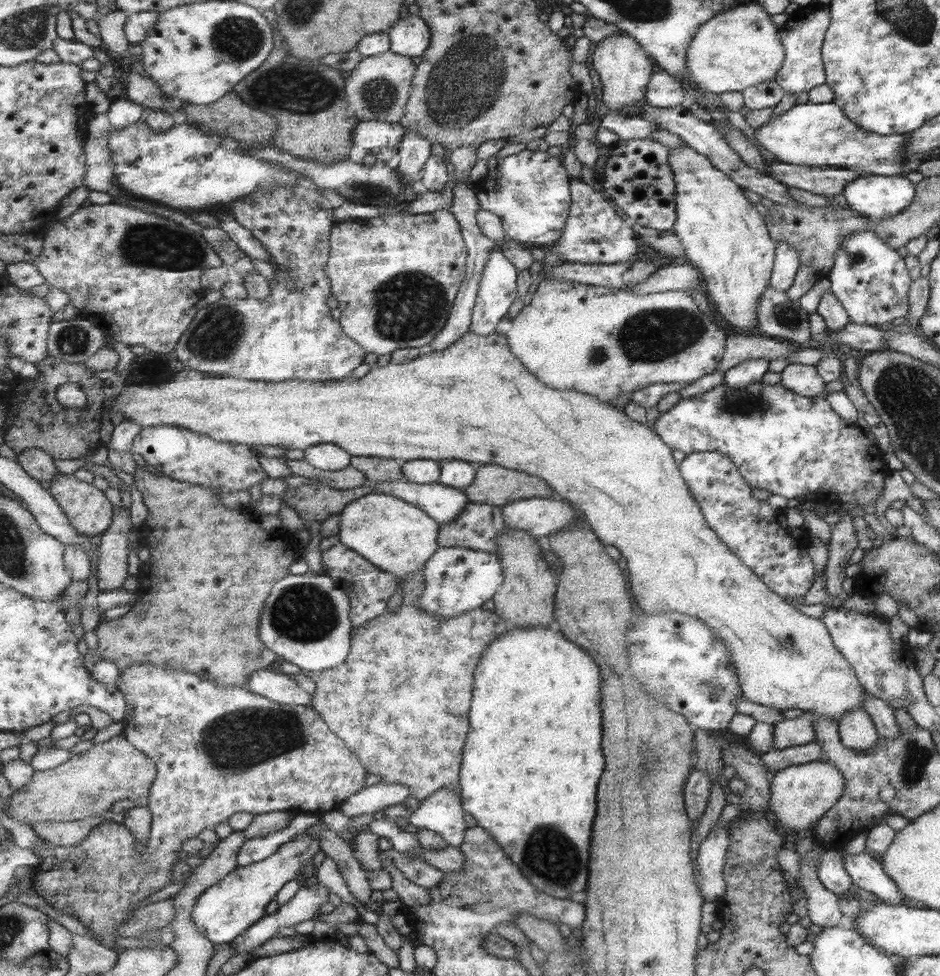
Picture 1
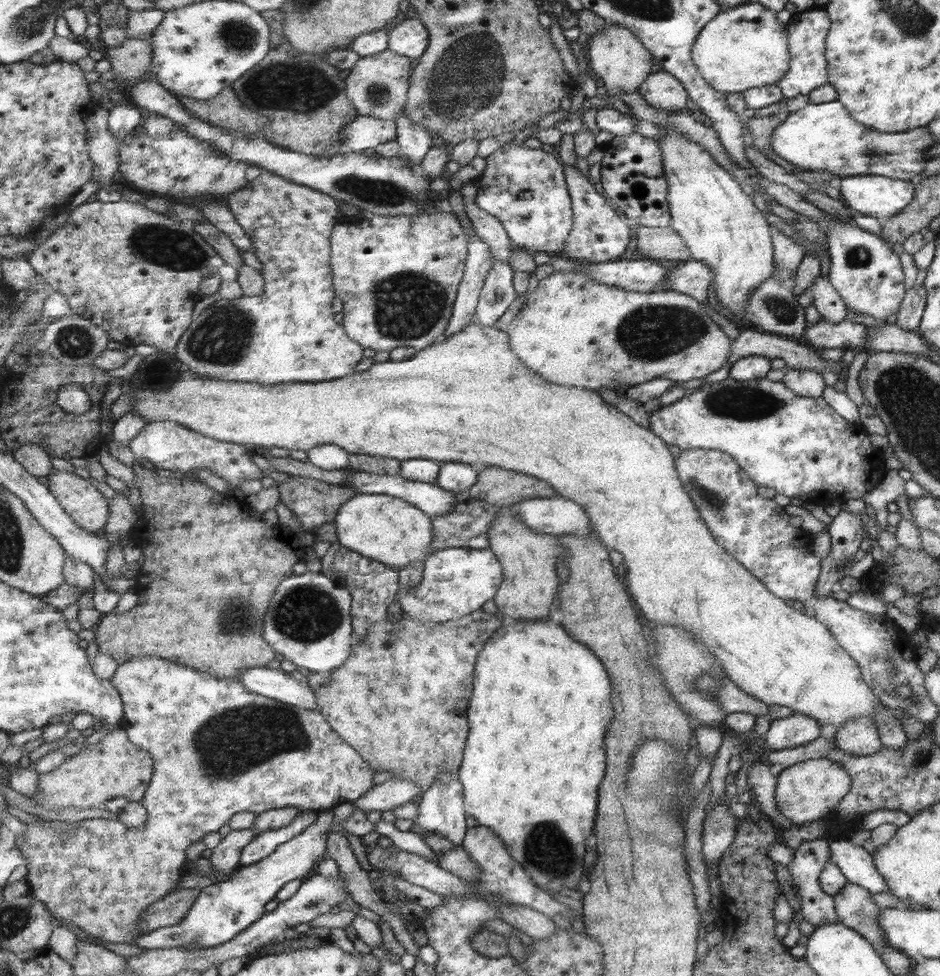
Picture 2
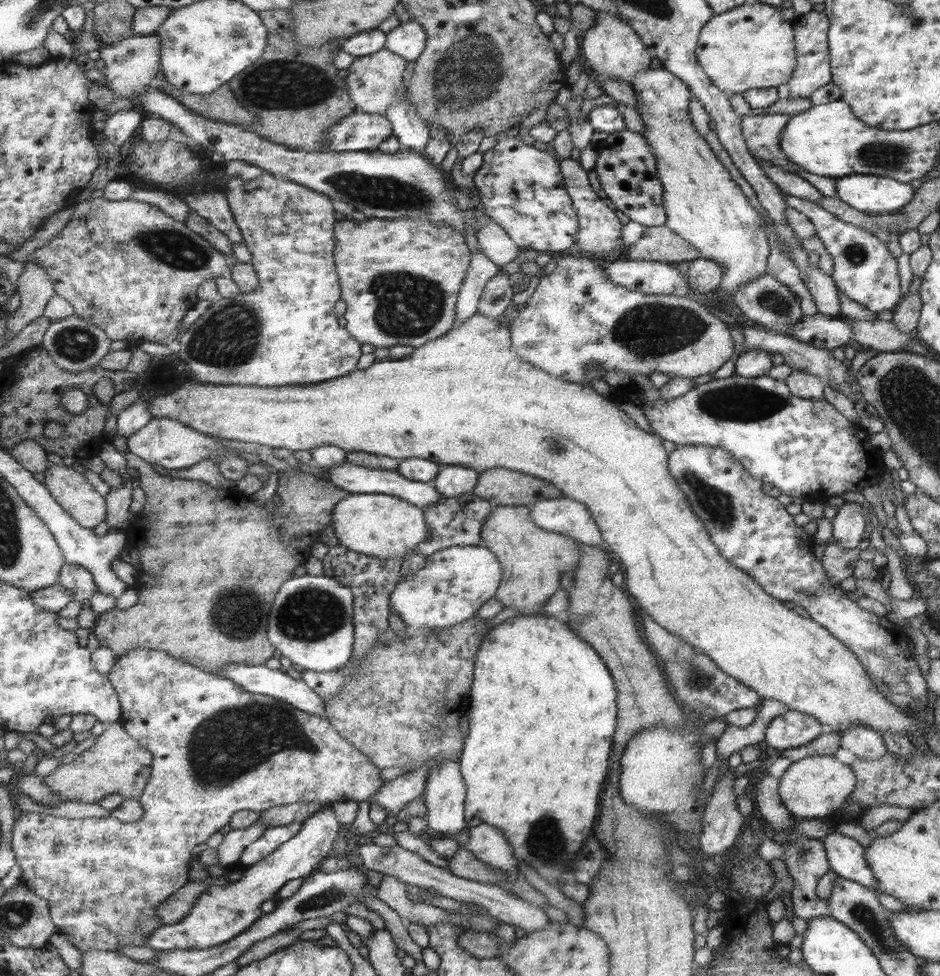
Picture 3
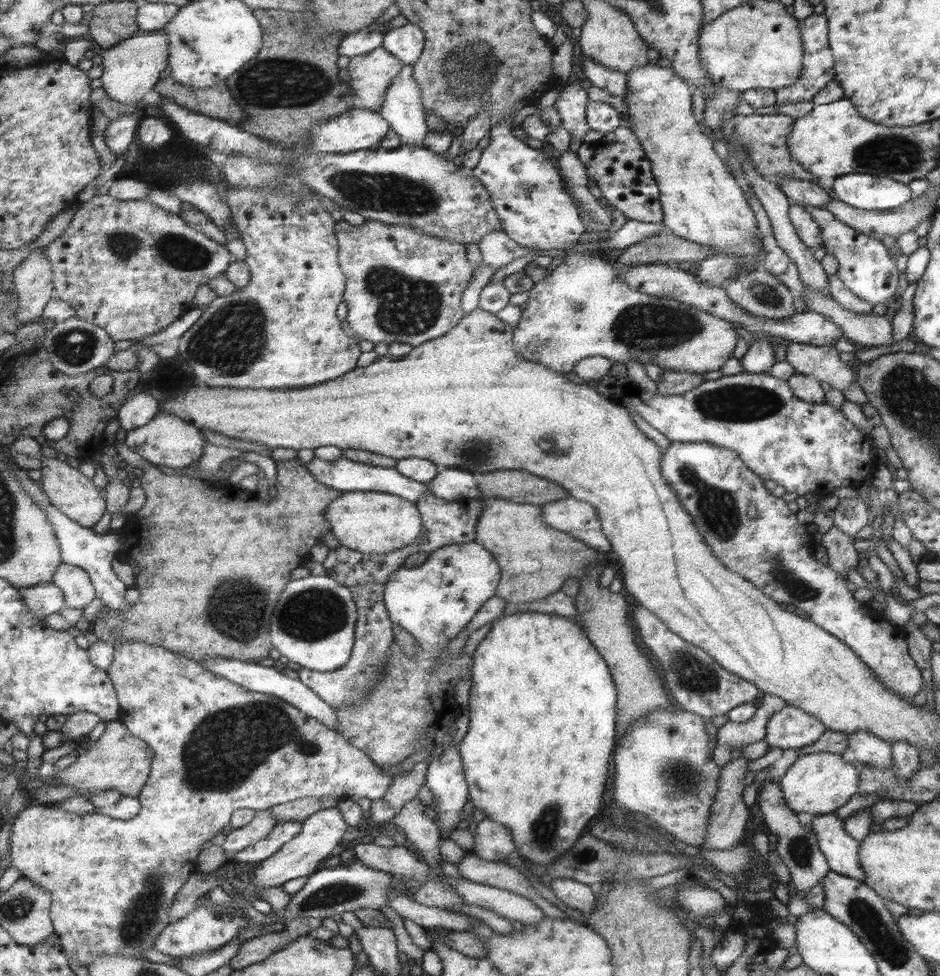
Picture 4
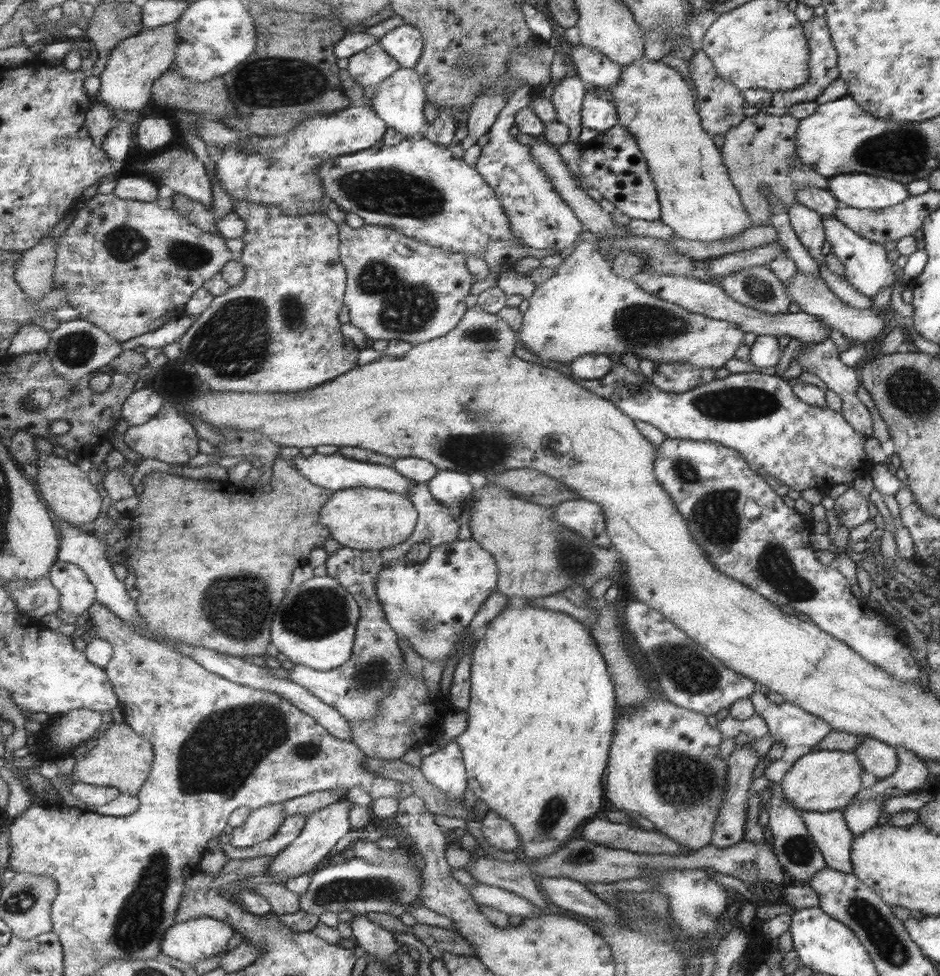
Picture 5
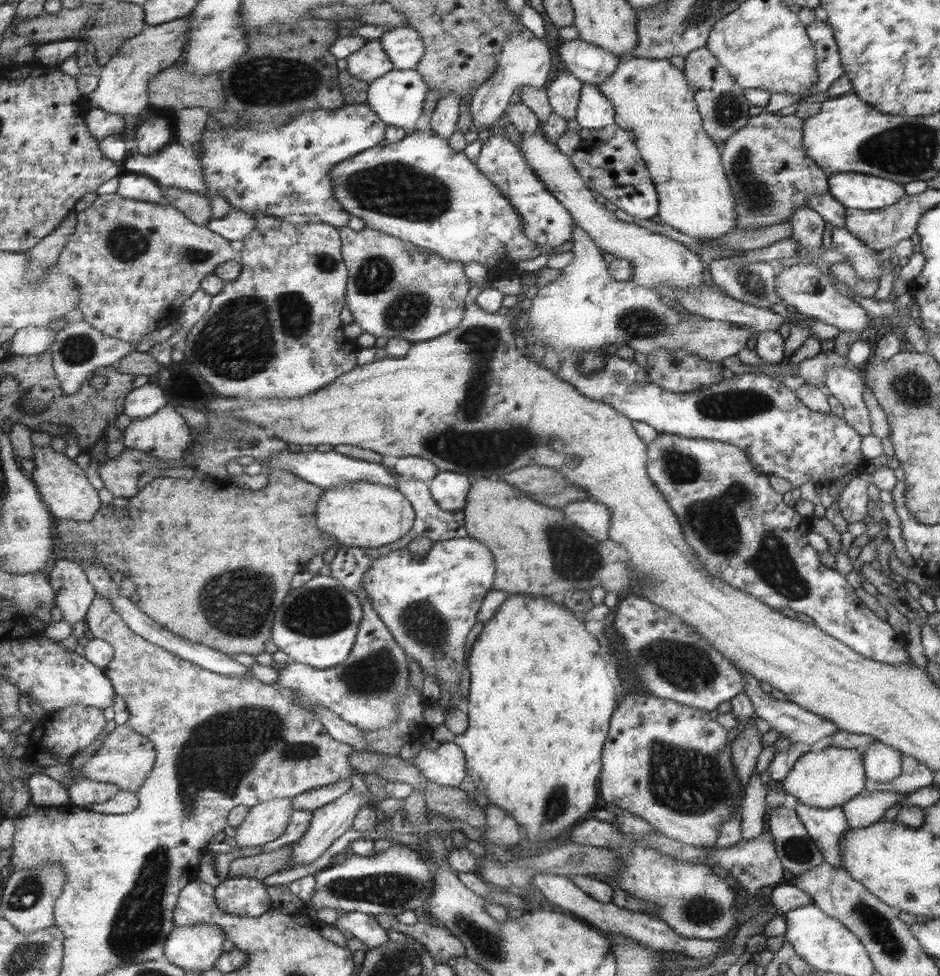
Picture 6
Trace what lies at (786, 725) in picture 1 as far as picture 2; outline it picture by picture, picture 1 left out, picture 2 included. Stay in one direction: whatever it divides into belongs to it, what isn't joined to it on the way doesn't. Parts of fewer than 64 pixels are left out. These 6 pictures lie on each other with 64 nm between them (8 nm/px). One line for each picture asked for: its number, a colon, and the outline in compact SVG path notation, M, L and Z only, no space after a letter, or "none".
2: M791 714L781 720L773 720L769 724L769 730L765 732L763 742L771 752L787 750L795 746L809 744L821 736L821 726L817 720L805 716L805 714Z

